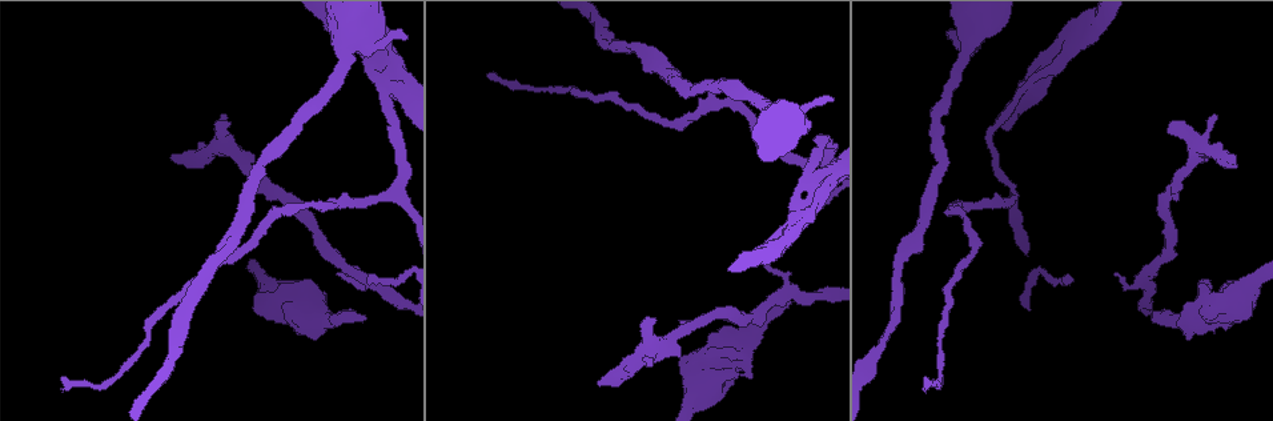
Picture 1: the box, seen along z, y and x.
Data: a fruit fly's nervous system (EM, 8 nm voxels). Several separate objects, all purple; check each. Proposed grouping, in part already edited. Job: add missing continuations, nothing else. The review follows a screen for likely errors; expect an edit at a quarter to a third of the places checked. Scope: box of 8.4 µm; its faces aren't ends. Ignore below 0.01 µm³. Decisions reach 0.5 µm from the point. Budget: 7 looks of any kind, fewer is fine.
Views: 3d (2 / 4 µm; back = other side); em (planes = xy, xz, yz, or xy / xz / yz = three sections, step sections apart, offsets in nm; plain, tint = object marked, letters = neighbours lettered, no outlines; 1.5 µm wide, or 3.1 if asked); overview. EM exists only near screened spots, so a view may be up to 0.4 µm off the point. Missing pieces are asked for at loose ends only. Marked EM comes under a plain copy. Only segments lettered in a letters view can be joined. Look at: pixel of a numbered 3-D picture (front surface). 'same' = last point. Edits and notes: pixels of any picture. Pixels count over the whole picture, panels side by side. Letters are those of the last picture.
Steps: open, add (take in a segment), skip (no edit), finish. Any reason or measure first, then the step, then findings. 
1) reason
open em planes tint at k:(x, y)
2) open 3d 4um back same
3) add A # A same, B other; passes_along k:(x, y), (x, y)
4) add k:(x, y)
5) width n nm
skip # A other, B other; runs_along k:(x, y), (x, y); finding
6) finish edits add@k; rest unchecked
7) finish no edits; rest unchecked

branch stops here
open 3d 2um back at 1:(1171, 124)

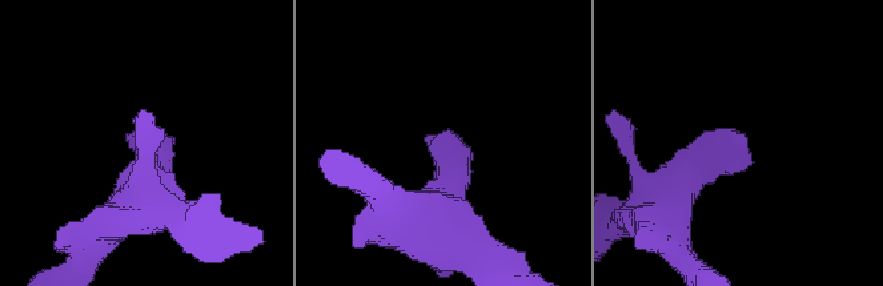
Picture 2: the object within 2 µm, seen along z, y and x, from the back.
now the EM
open em planes letters at 2:(428, 138)

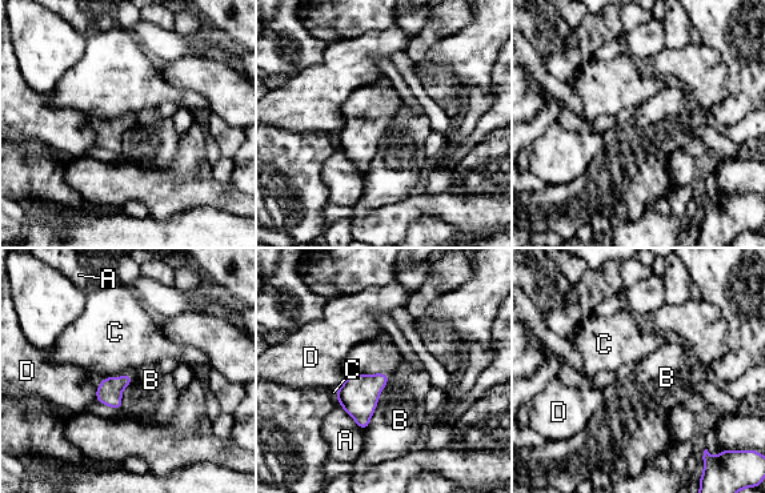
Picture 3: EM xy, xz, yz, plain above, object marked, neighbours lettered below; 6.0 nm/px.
width 150 nm
skip # A other, B other, C other, D other; border 3:(391, 376), (364, 431); none of them fits

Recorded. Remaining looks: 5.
an open end
open em planes letters at 1:(1232, 157)

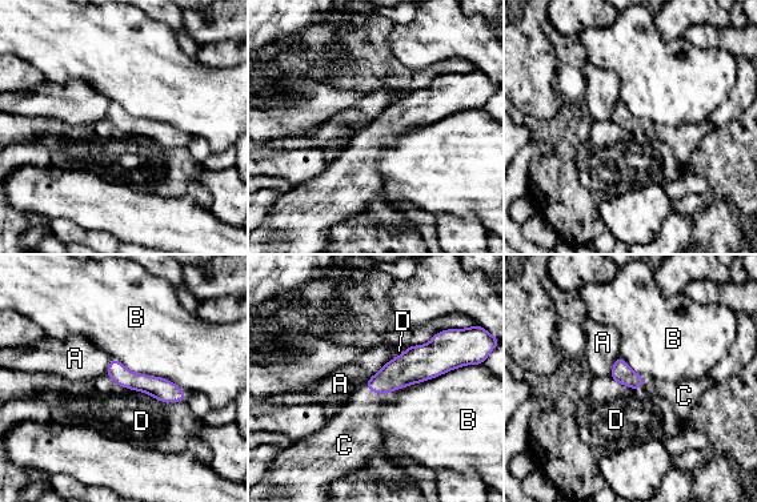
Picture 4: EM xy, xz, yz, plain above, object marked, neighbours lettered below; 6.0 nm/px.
longest_contact B 550 nm
add C # A other, B other, C same, D other; passes_along 4:(409, 368), (379, 393), (355, 426); it goes on there

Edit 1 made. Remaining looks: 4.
redraw
open overview

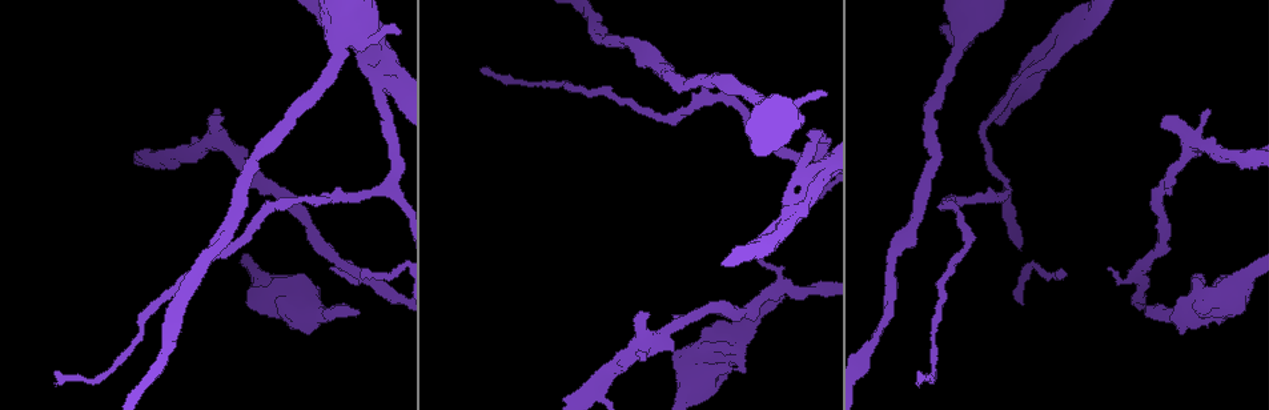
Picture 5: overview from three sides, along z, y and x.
an open end
open em yz step 4 tint at 5:(54, 371)

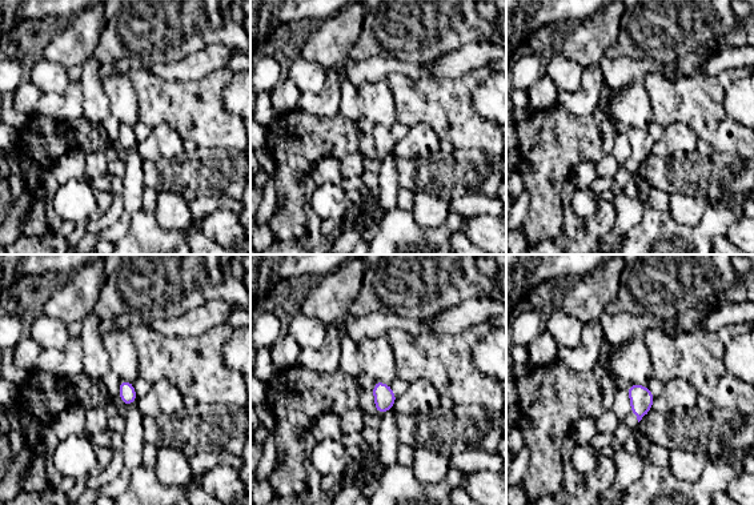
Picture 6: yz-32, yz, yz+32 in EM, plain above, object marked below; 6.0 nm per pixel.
open em planes letters same

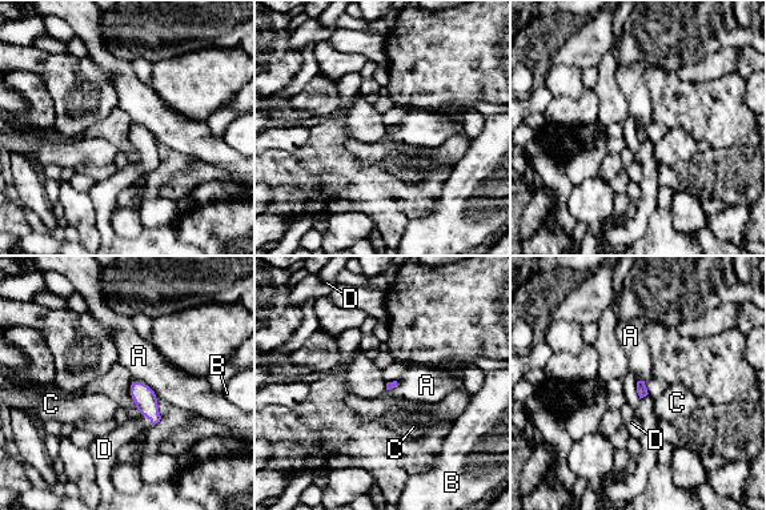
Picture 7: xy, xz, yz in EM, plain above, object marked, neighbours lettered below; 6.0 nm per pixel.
longest_contact A 200 nm
add D # A other, B other, C other, D same; passes_along 7:(145, 398), (149, 420), (113, 440); it goes on there

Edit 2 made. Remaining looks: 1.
finish edits add@4, add@7; rest unchecked

